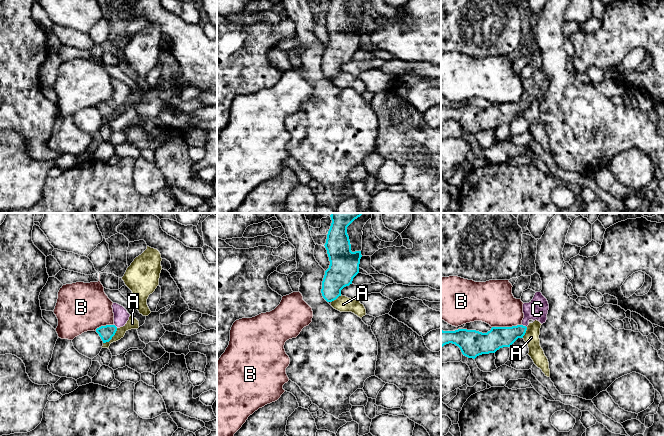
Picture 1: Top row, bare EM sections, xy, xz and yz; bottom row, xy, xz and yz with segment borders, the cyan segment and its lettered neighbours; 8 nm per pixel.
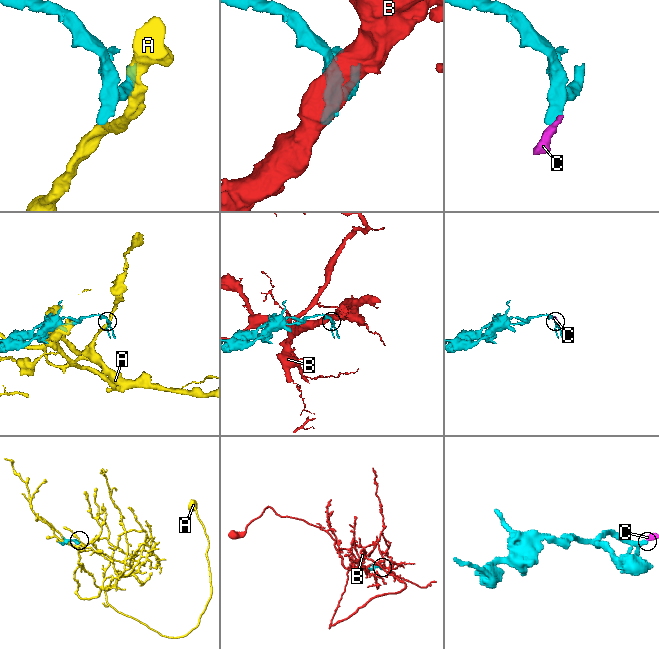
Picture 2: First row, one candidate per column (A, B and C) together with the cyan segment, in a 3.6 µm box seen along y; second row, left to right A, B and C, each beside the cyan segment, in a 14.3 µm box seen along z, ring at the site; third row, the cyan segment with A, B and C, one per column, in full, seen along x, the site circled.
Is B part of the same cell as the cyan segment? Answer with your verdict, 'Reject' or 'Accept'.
Reject

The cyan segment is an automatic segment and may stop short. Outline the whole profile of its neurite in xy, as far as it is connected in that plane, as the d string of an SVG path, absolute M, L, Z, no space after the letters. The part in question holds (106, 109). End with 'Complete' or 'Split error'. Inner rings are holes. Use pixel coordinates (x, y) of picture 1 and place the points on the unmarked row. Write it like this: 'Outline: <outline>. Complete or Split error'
Outline: M113 79L112 84L114 89L114 100L101 102L96 105L103 119L109 118L115 111L117 105L125 102L130 93L130 90L123 82Z. Split error

